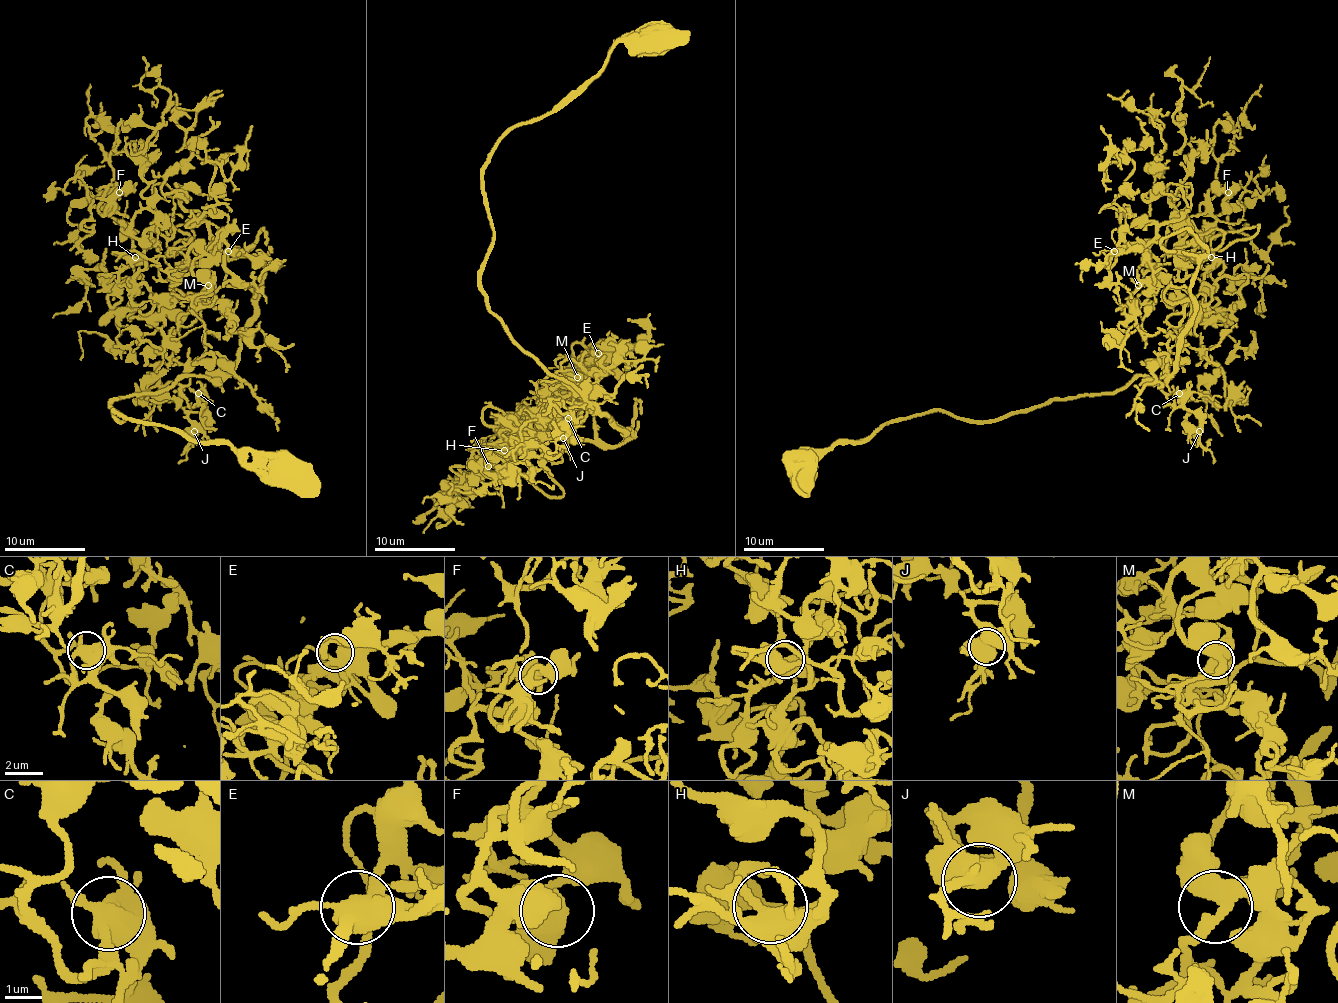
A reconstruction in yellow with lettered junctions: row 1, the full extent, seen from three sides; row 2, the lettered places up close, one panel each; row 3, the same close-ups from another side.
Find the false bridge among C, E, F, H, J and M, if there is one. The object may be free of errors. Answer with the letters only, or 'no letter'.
no letter

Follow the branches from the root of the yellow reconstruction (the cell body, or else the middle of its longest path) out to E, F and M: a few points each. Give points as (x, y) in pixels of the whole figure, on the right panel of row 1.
E: (800, 470), (932, 411), (988, 421), (1163, 382), (1193, 295), (1165, 289), (1142, 249), (1114, 251)
F: (800, 470), (932, 411), (988, 421), (1163, 382), (1187, 297), (1211, 299), (1203, 234), (1228, 192)
M: (800, 470), (932, 411), (988, 421), (1112, 395), (1136, 376), (1163, 382), (1193, 295), (1138, 285)

